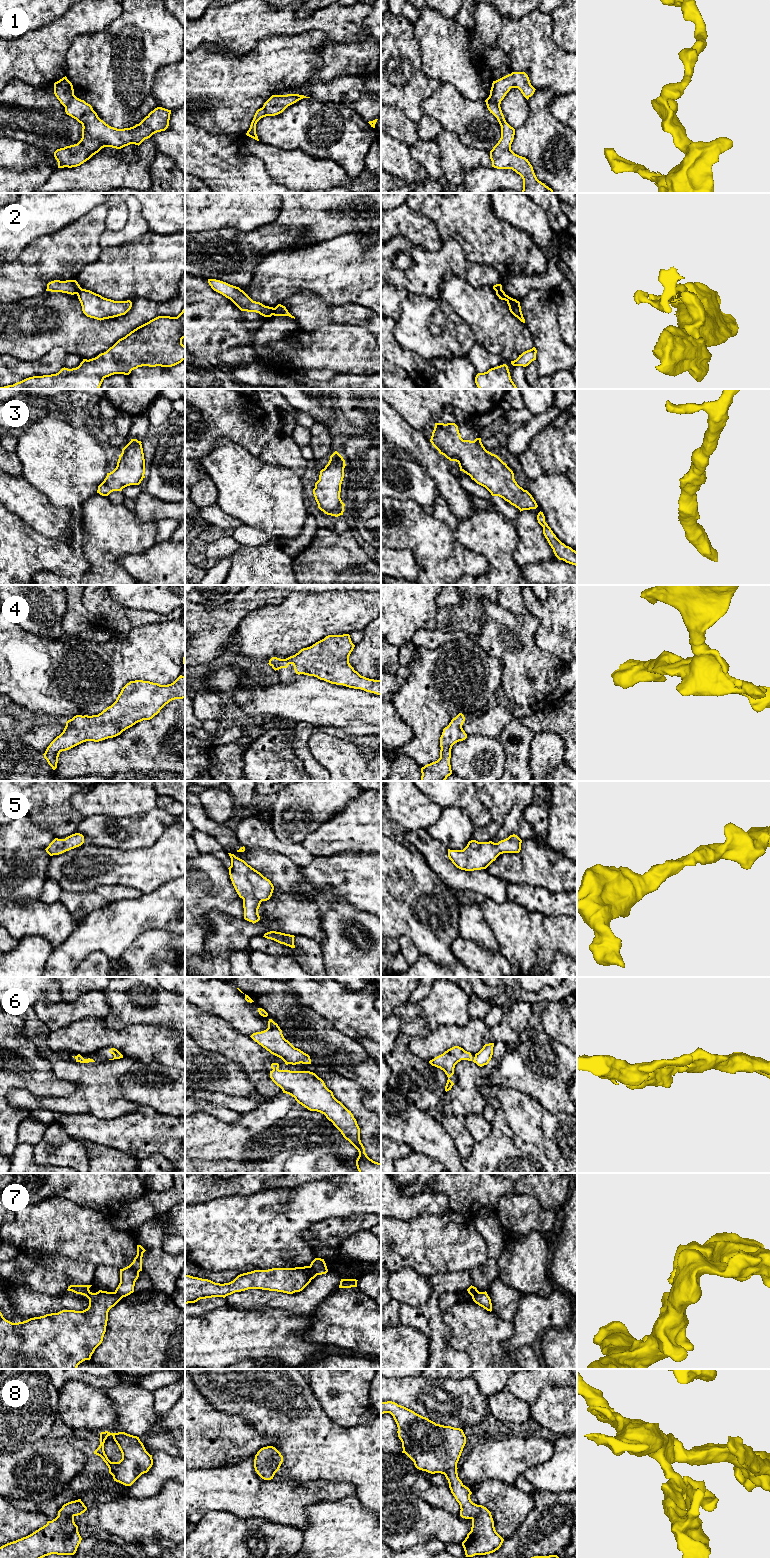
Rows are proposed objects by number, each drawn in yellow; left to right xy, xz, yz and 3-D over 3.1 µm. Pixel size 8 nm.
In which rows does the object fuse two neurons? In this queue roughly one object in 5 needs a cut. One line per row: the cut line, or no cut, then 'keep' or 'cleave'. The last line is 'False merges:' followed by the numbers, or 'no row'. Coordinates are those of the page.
1: cut in xy along (74, 95), (64, 106); cleave
2: cut in xz along (274, 308), (272, 314); cleave
3: no cut; keep
4: no cut; keep
5: no cut; keep
6: no cut; keep
7: cut in xz along (309, 1266), (318, 1274); cleave
8: no cut; keep
False merges: 1, 2, 7

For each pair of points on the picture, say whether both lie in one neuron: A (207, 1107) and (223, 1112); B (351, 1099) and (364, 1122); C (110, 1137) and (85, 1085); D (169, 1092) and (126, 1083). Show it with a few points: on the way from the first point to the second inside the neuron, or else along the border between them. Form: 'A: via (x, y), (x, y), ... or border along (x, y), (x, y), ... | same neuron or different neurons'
A: via (211, 1108), (219, 1112) | same neuron
B: via (355, 1105), (363, 1116) | same neuron
C: border along (78, 1113), (100, 1118), (124, 1114) | different neurons
D: via (158, 1091), (152, 1088), (137, 1087) | same neuron

